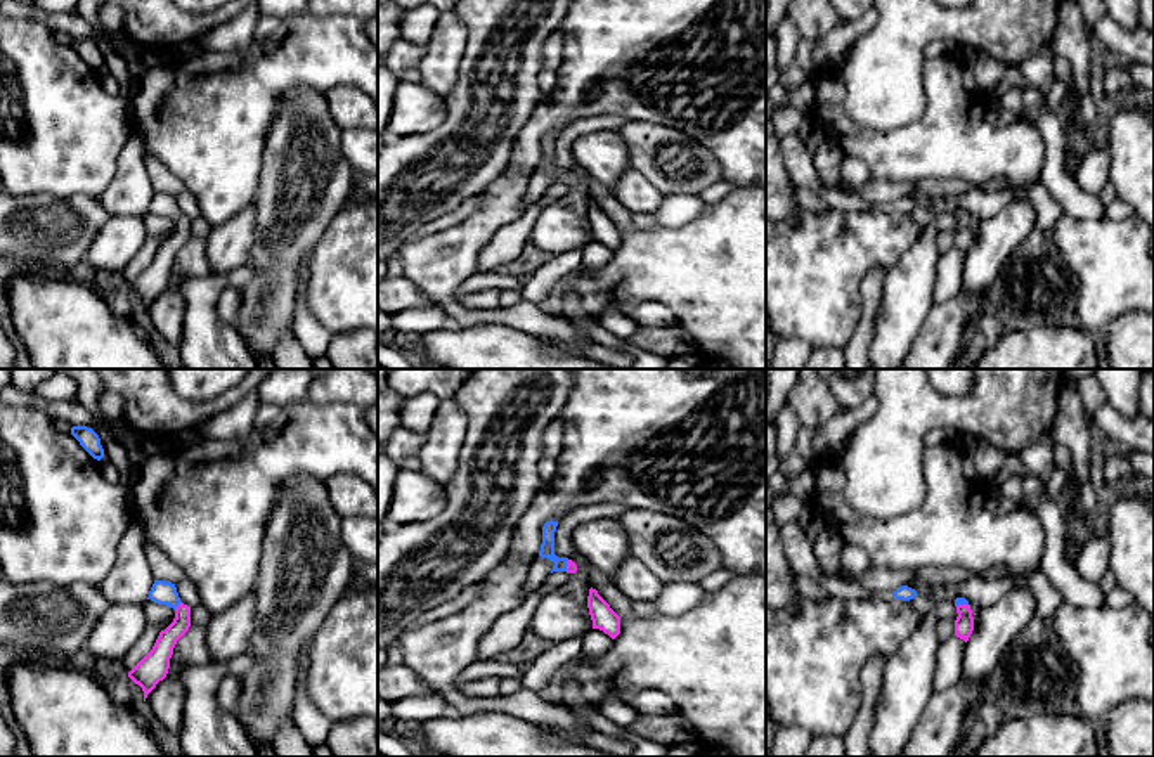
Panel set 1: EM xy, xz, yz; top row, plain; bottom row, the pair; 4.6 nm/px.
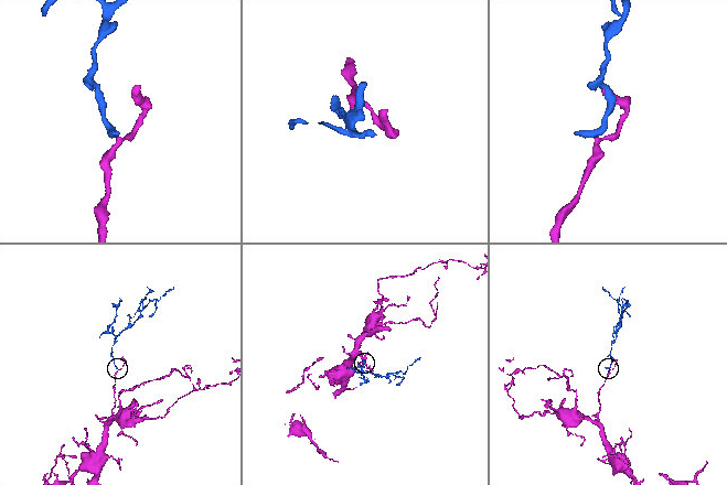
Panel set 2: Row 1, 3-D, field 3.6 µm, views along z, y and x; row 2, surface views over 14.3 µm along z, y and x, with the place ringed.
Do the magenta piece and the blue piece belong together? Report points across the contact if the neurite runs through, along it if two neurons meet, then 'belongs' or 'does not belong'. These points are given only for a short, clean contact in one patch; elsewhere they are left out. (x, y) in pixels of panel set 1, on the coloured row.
runs through xy (162, 652), (179, 626), (179, 605), (163, 593); belongs

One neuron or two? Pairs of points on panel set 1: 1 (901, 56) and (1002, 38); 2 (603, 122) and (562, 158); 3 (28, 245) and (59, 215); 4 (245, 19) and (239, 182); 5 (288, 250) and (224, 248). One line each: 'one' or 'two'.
1: one
2: one
3: one
4: two
5: two

